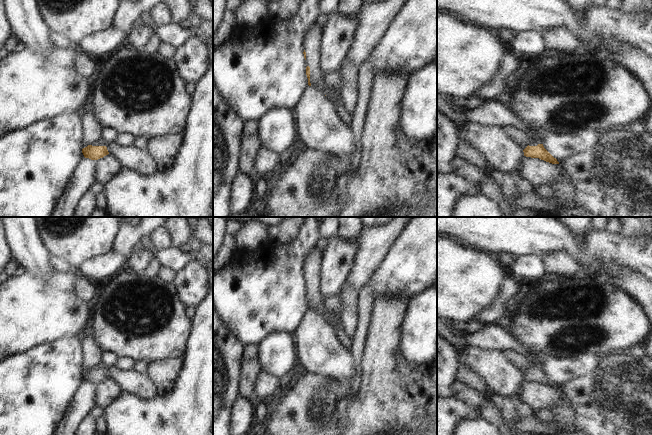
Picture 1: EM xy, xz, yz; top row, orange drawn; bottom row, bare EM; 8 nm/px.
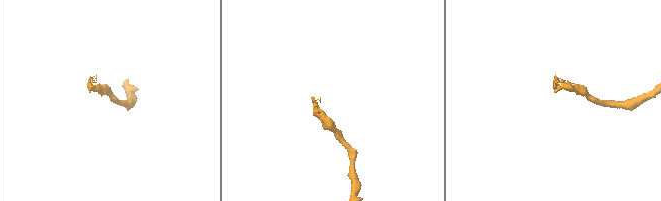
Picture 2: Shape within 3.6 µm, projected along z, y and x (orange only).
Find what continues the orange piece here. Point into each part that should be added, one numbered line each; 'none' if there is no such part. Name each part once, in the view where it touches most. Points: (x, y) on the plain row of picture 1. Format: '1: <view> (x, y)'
1: xz (312, 265)

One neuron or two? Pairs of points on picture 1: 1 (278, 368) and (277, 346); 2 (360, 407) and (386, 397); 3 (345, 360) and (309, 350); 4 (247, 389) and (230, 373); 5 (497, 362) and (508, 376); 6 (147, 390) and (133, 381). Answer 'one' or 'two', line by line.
1: one
2: one
3: one
4: two
5: one
6: one

